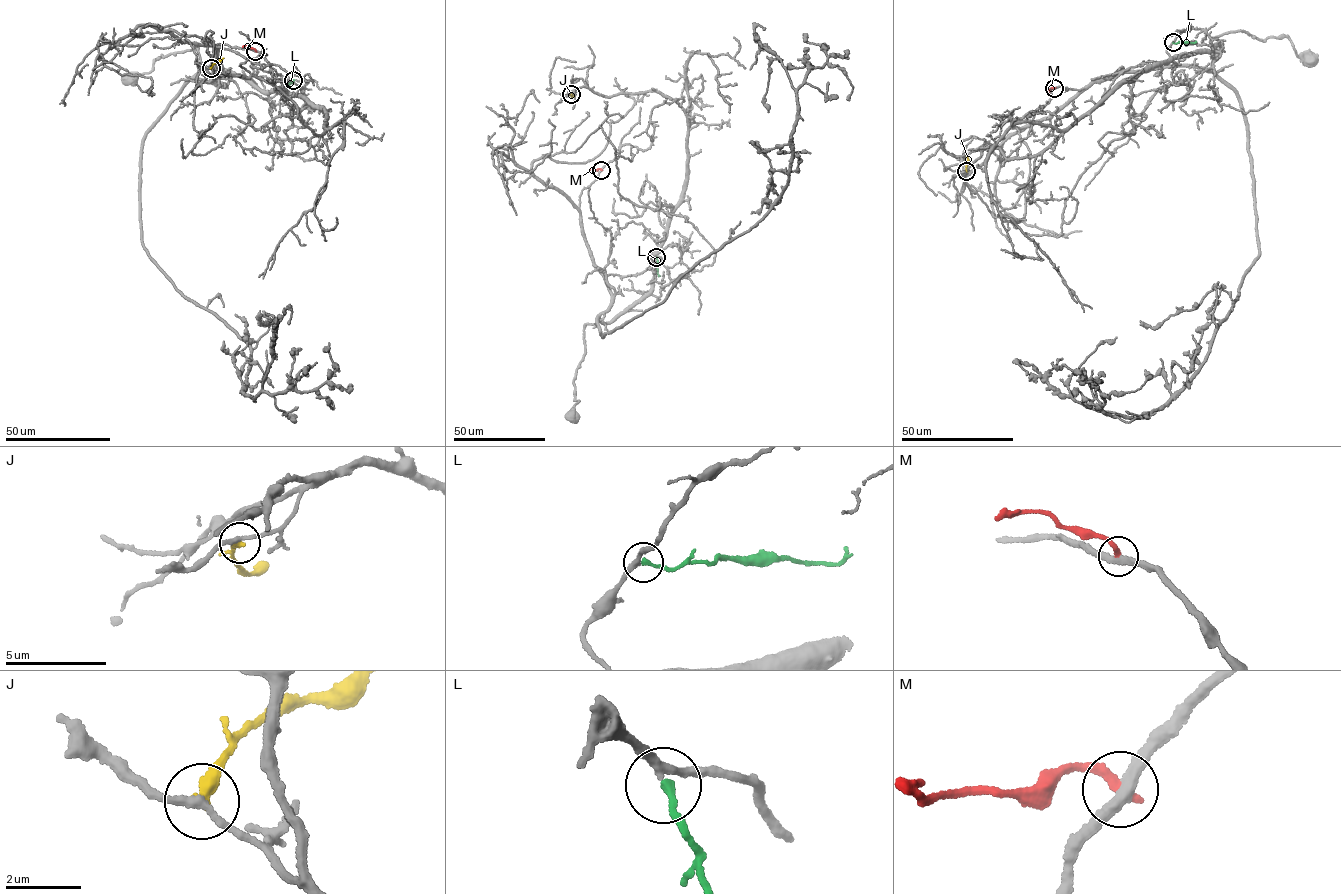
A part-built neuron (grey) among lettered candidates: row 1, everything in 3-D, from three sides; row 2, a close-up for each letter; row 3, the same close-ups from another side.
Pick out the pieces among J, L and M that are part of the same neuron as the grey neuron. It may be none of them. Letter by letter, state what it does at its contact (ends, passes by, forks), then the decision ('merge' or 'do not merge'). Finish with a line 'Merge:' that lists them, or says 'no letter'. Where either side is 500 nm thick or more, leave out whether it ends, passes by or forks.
J: it ends | do not merge
L: it ends | merge
M: it ends | do not merge
Merge: L

